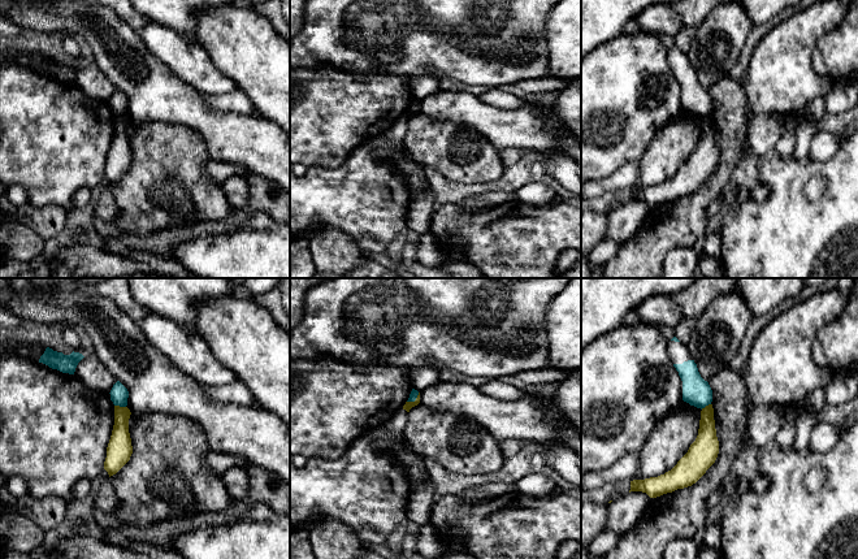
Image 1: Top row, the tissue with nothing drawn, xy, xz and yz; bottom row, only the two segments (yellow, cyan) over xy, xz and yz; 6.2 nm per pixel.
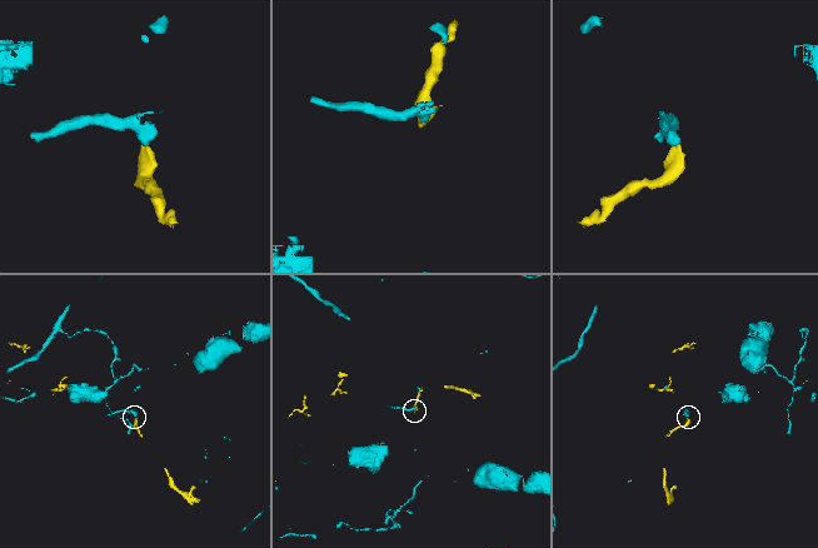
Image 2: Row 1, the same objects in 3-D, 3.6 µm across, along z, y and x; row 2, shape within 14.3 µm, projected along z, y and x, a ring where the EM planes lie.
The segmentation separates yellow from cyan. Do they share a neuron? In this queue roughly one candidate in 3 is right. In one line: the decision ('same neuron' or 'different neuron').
different neuron

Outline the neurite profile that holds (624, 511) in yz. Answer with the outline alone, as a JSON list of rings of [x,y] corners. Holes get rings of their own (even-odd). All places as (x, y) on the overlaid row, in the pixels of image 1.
[[[630,491],[607,504],[608,515],[604,530],[623,536],[640,520],[651,498],[642,491]]]

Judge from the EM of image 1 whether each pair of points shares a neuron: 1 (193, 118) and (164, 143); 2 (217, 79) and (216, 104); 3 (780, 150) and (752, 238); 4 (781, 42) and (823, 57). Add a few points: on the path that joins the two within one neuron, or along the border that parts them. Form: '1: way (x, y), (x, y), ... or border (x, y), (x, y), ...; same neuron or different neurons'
1: border (154, 121), (187, 125), (196, 130), (207, 144); different neurons
2: border (237, 87), (221, 94), (204, 95); different neurons
3: border (774, 152), (791, 157); different neurons
4: border (832, 30), (813, 53), (813, 66), (828, 78); different neurons

